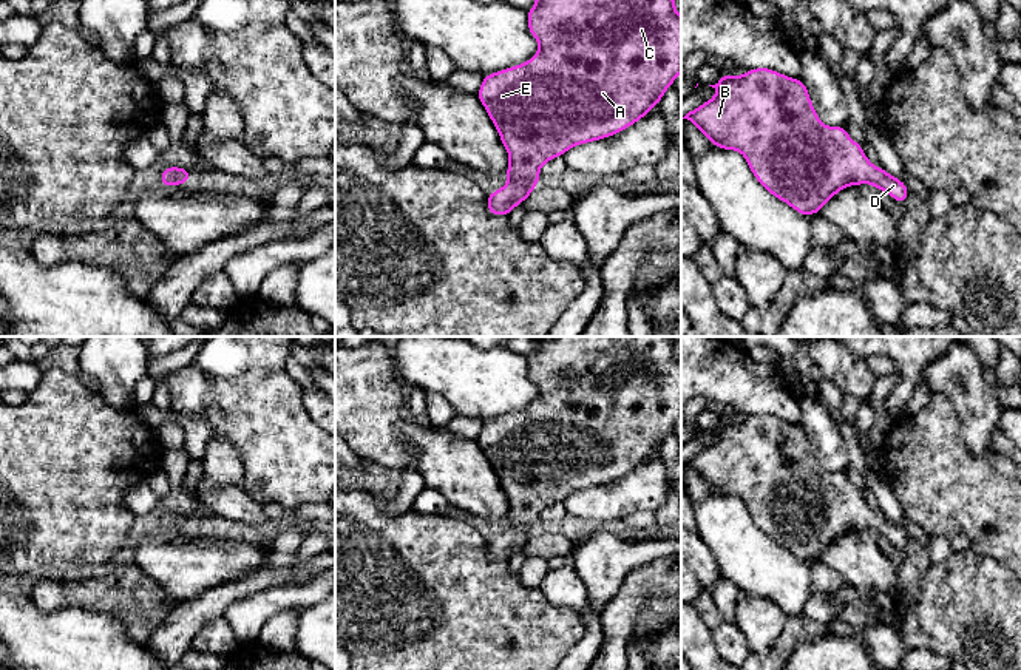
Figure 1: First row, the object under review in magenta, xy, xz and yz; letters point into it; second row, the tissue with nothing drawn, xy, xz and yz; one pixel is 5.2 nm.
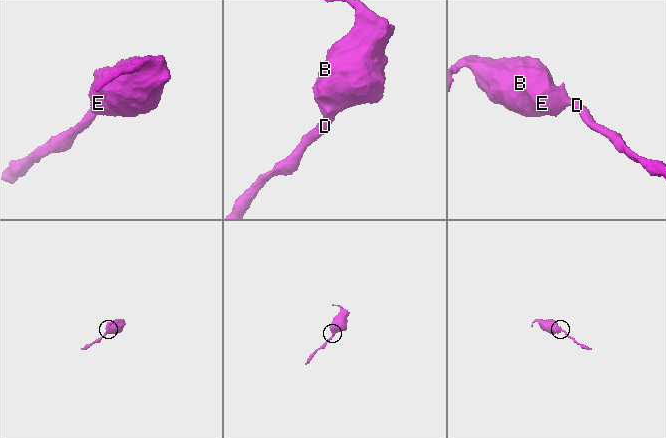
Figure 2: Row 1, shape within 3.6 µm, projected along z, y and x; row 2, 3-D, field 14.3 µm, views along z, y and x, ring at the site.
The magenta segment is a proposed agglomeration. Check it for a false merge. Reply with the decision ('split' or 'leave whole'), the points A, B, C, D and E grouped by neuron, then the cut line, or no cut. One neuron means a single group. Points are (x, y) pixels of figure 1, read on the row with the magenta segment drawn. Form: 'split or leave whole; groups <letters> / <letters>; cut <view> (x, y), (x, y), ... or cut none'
leave whole; groups A B C D E; cut none

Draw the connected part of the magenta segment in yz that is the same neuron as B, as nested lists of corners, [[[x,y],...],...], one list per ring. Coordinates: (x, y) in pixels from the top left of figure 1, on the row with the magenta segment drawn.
[[[771,68],[746,69],[743,76],[726,74],[709,85],[717,96],[689,111],[687,119],[714,147],[740,151],[754,178],[777,199],[803,216],[817,215],[829,198],[850,185],[871,184],[904,204],[910,188],[882,167],[874,167],[862,145],[854,142],[845,125],[826,127],[820,122],[803,80]]]

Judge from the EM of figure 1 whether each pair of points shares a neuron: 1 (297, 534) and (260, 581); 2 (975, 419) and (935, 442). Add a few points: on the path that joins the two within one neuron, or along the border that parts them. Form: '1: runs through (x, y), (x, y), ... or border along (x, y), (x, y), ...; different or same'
1: border along (272, 547), (272, 568), (288, 578); different
2: border along (944, 394), (953, 405), (966, 446), (981, 457); different

